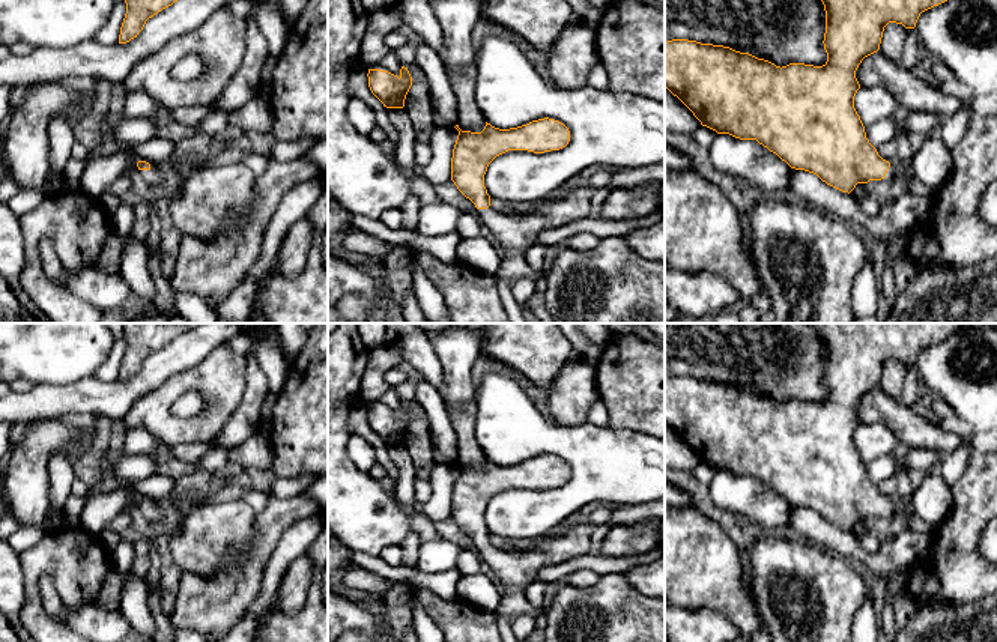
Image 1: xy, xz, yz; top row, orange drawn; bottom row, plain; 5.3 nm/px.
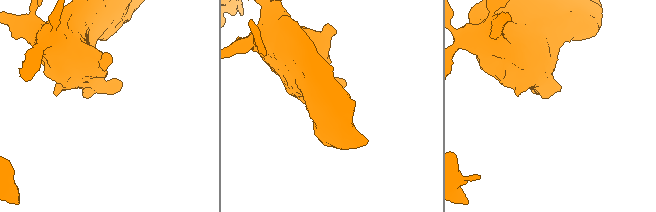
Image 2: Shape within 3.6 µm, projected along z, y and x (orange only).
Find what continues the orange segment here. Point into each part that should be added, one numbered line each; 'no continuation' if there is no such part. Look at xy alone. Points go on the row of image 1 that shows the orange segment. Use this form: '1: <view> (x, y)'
1: xy (151, 176)

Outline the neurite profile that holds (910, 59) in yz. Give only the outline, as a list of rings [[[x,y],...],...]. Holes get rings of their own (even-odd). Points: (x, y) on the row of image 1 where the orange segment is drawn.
[[[916,29],[907,30],[902,66],[911,71],[919,63],[920,42]]]

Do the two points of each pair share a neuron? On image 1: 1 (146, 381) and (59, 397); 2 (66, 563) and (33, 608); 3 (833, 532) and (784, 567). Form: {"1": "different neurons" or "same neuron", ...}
{"1": "same neuron", "2": "same neuron", "3": "different neurons"}

